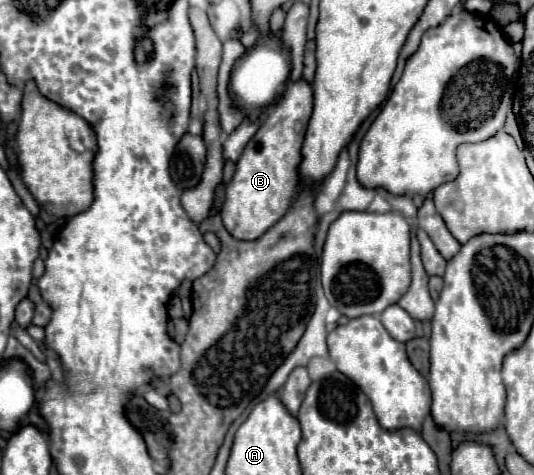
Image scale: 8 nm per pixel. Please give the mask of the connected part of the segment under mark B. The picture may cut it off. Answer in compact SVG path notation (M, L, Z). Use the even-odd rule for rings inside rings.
M300 78L288 82L282 100L274 104L258 132L246 144L236 162L236 172L226 186L226 200L222 206L222 222L226 230L238 240L256 240L270 230L290 208L298 184L298 164L302 160L300 148L306 126L312 116L312 86Z

